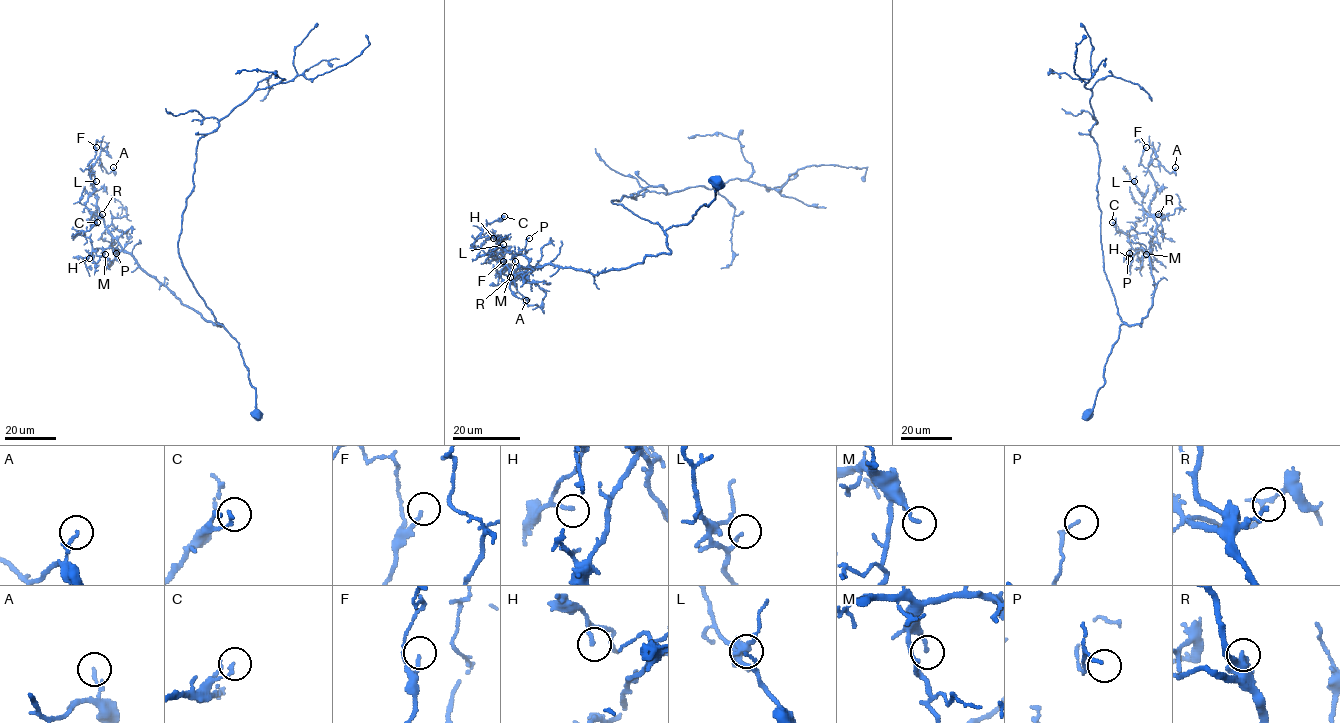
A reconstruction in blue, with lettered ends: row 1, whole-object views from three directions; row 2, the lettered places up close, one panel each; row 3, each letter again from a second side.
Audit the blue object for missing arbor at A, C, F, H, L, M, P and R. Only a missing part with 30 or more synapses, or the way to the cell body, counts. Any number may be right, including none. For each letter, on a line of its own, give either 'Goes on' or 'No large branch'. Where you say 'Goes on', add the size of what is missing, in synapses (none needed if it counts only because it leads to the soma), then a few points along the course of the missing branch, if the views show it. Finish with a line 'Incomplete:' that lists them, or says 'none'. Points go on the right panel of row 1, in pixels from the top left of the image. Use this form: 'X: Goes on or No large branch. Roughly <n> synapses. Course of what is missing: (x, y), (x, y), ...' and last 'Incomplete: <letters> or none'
A: Goes on. Roughly 35 synapses. Course of what is missing: (1175, 167), (1169, 169), (1168, 164), (1175, 154), (1180, 155)
C: No large branch
F: No large branch
H: No large branch
L: No large branch
M: No large branch
P: No large branch
R: No large branch
Incomplete: A

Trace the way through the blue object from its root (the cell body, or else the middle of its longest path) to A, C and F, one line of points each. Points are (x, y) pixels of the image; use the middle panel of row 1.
A: (718, 183), (690, 221), (666, 230), (670, 252), (641, 263), (499, 275), (498, 263), (526, 300)
C: (718, 183), (690, 221), (666, 230), (669, 253), (596, 274), (532, 267), (481, 235), (504, 216)
F: (718, 183), (690, 221), (666, 230), (670, 252), (641, 263), (499, 275), (493, 254), (503, 261)

